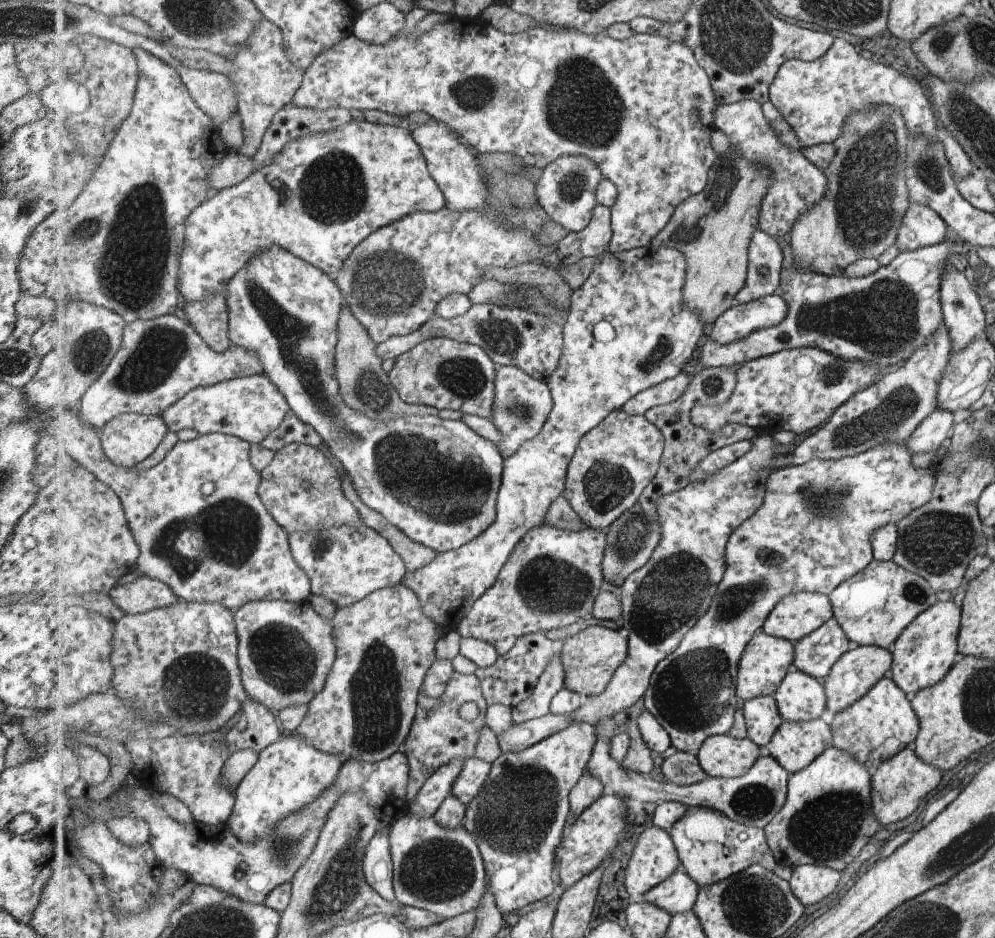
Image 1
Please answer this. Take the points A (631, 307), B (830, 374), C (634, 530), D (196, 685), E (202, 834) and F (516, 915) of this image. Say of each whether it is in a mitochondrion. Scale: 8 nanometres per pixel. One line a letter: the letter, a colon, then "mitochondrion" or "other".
A: other
B: mitochondrion
C: mitochondrion
D: mitochondrion
E: other
F: other

